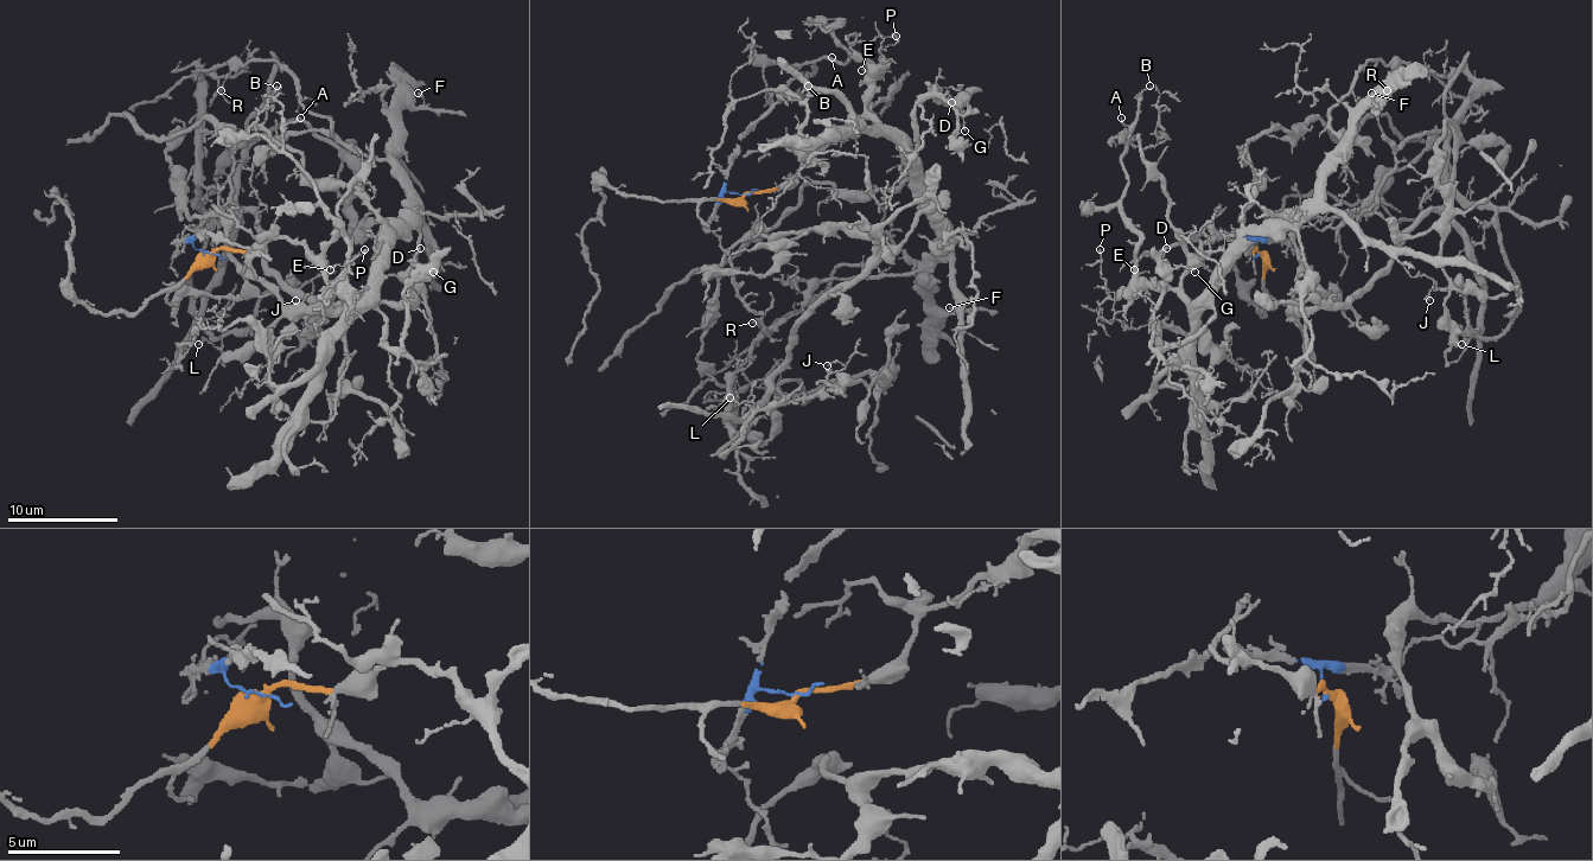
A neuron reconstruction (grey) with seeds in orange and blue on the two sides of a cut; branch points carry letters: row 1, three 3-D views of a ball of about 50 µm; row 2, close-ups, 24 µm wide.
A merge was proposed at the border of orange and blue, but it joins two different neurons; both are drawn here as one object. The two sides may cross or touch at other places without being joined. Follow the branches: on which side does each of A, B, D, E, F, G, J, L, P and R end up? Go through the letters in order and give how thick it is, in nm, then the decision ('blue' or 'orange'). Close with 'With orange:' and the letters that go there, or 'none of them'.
A: calibre 120 nm; orange
B: calibre 90 nm; orange
D: calibre 150 nm; orange
E: calibre 110 nm; orange
F: calibre 130 nm; orange
G: calibre 120 nm; orange
J: calibre 110 nm; blue
L: calibre 160 nm; blue
P: calibre 100 nm; orange
R: calibre 100 nm; orange
With orange: A, B, D, E, F, G, P, R

